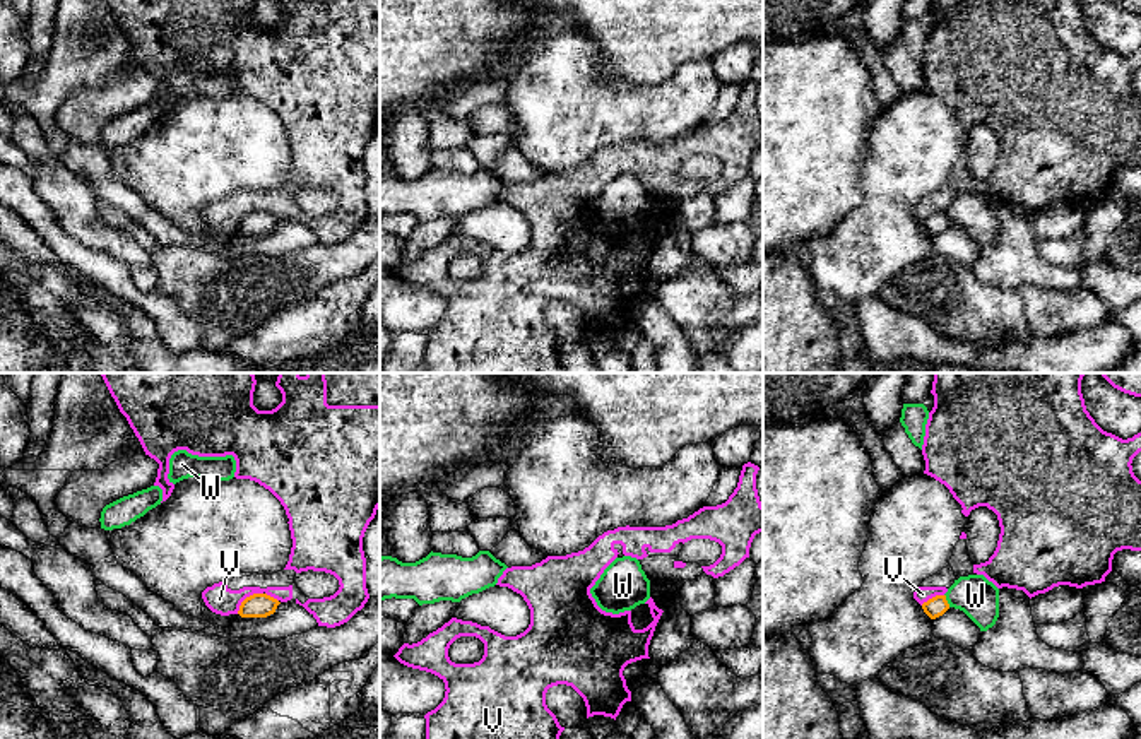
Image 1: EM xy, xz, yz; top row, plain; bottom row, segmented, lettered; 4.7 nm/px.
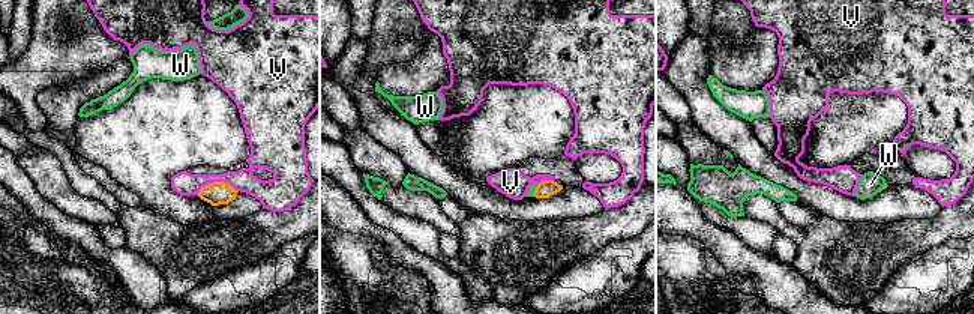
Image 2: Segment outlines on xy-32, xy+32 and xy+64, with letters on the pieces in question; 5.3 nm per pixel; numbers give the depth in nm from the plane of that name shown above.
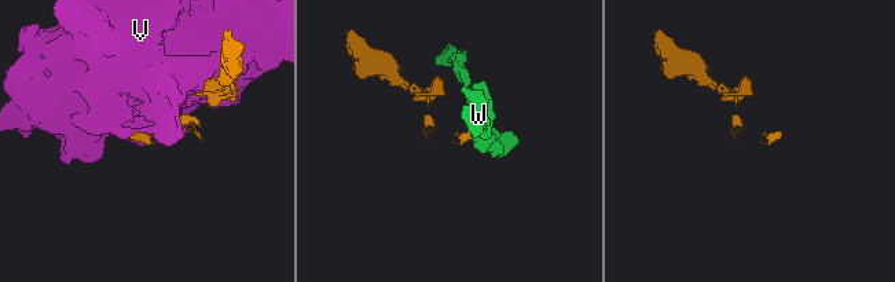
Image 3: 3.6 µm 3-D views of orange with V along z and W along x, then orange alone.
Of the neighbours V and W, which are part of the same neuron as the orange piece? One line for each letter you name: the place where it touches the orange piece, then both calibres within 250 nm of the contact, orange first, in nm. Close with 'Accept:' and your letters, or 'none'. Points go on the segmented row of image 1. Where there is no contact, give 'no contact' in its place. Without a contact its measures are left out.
Accept: none

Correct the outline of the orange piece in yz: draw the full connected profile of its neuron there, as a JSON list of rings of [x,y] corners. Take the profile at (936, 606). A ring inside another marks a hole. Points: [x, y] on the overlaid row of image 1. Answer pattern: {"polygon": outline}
{"polygon": [[[936,595],[929,599],[927,602],[924,602],[922,609],[931,619],[936,619],[949,609],[949,604],[946,600],[946,595]]]}

